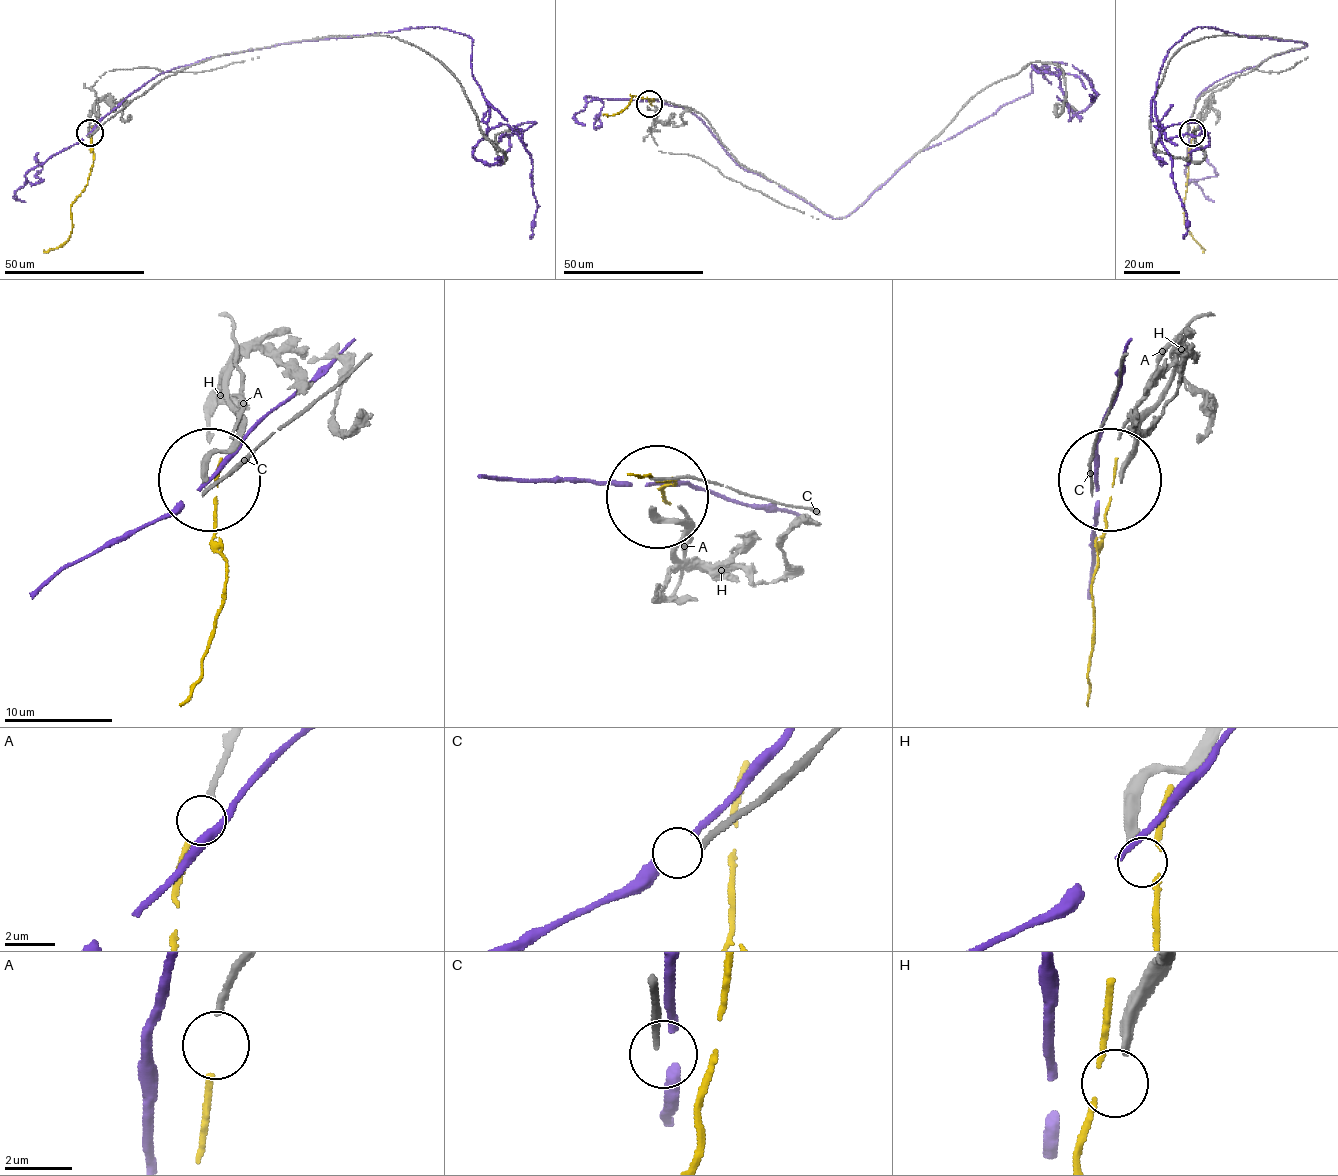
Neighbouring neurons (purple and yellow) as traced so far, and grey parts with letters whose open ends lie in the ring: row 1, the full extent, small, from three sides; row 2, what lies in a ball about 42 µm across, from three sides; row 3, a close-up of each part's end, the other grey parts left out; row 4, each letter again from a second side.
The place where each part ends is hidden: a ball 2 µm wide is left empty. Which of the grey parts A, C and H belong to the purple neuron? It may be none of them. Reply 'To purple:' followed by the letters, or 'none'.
To purple: none

